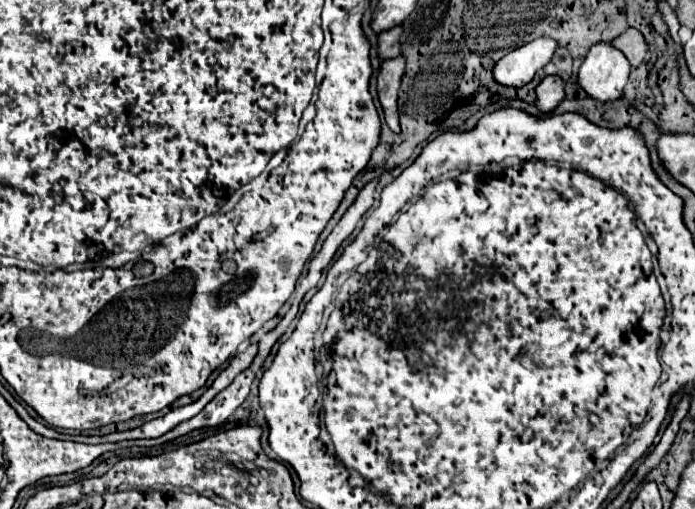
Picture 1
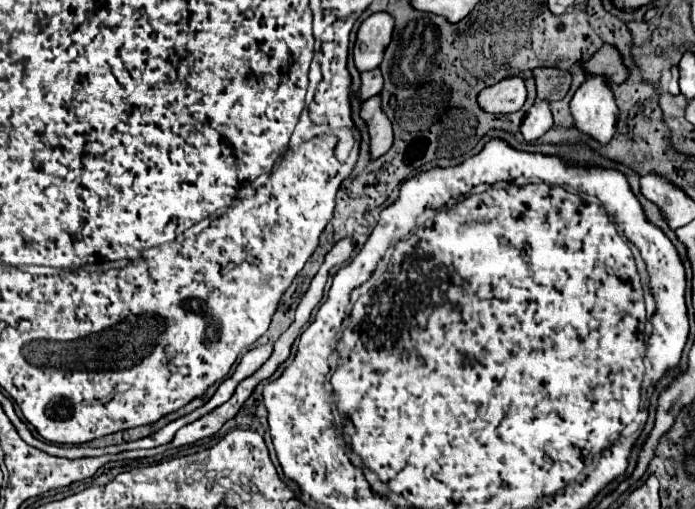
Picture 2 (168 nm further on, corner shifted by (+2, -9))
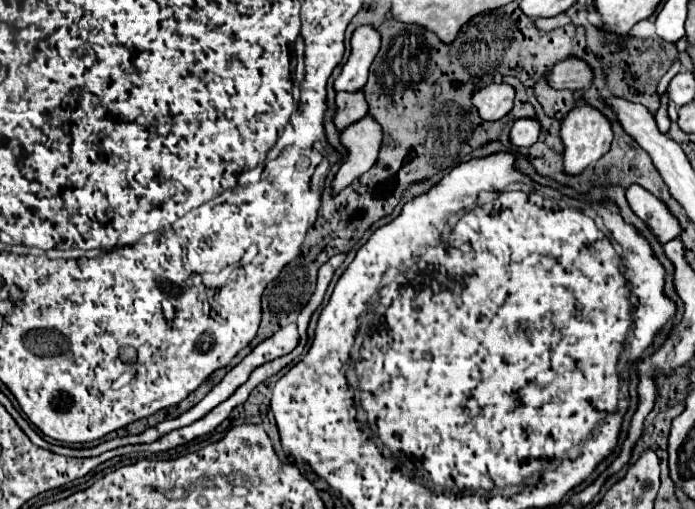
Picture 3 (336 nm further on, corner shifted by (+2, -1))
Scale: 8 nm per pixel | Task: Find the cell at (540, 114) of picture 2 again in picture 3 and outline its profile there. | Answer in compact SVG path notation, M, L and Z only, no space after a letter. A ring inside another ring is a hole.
M519 118L511 128L511 142L515 146L531 146L541 134L541 124L537 118Z

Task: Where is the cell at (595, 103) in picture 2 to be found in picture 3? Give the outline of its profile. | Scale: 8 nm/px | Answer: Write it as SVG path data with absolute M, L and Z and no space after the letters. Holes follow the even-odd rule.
M579 104L563 118L561 138L563 138L563 156L565 156L563 168L569 174L579 174L609 150L609 144L613 140L613 130L609 118L603 112L599 112L591 104Z

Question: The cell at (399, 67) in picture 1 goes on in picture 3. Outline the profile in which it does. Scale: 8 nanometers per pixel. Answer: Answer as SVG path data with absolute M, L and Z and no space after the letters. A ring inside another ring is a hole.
M365 114L361 120L349 124L343 130L341 142L349 150L349 158L335 174L333 194L341 192L345 186L349 186L355 178L365 174L377 162L383 142L381 124L371 114Z

